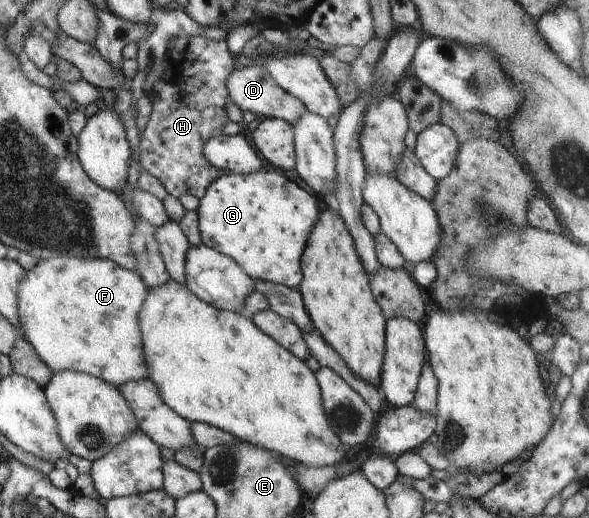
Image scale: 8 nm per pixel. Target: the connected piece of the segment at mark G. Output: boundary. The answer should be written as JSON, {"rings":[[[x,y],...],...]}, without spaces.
{"rings":[[[264,169],[257,171],[256,173],[249,173],[248,175],[226,172],[210,183],[204,197],[200,200],[197,211],[197,214],[199,215],[200,237],[202,244],[206,247],[211,247],[214,251],[218,251],[218,253],[223,253],[230,257],[230,259],[234,259],[234,261],[240,265],[242,271],[245,271],[246,275],[249,275],[253,280],[262,280],[298,289],[300,282],[303,279],[303,271],[300,261],[302,251],[304,251],[304,247],[306,247],[306,243],[308,243],[308,237],[310,237],[312,227],[314,227],[316,221],[318,221],[318,215],[320,215],[322,206],[323,203],[319,197],[315,194],[311,195],[308,191],[302,189],[302,187],[299,187],[295,182],[282,175],[282,173],[276,173],[276,171],[265,171]]]}

